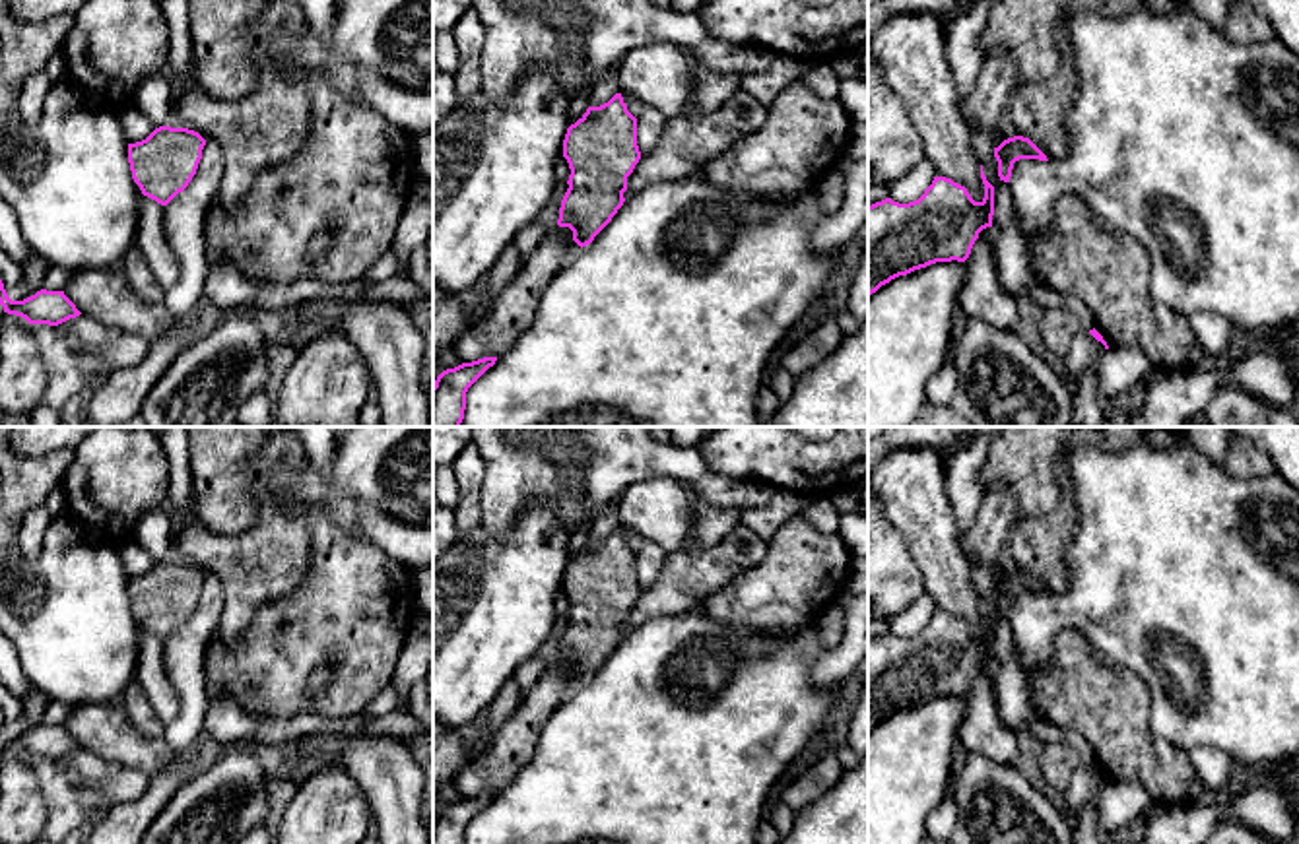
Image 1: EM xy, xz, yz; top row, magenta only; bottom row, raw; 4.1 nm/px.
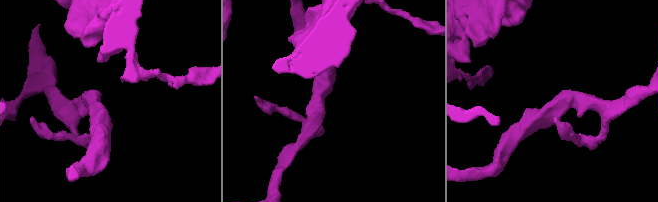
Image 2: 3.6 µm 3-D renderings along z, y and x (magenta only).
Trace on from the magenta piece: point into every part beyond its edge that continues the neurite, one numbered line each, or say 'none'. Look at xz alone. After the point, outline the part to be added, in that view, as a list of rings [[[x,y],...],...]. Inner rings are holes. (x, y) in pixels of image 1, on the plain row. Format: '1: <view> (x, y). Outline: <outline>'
none

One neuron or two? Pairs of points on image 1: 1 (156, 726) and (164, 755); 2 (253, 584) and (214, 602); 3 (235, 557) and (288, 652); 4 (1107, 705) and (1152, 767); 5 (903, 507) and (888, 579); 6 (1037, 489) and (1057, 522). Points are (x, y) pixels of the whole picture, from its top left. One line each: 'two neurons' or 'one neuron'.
1: two neurons
2: two neurons
3: two neurons
4: one neuron
5: two neurons
6: two neurons

